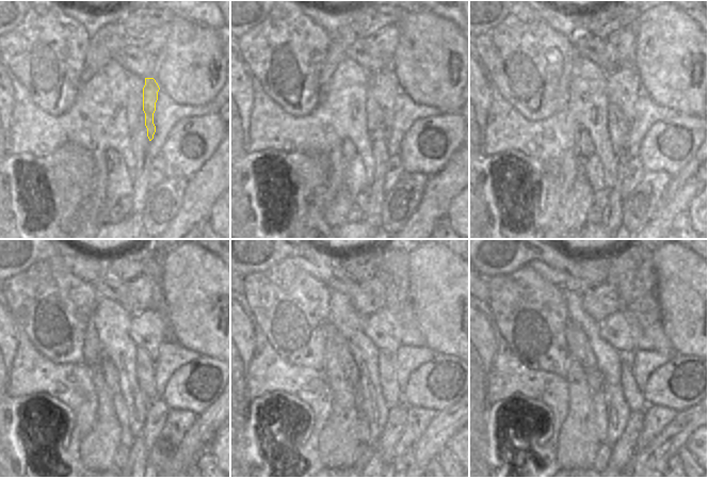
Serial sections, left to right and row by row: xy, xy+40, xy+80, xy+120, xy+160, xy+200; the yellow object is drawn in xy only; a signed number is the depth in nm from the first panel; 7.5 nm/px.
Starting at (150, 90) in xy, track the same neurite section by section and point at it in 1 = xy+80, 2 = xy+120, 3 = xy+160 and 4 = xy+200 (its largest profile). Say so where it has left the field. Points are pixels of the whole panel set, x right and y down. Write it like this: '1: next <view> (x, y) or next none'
1: next xy+80 (624, 88)
2: next xy+120 (147, 329)
3: next xy+160 (380, 327)
4: next xy+200 (614, 329)

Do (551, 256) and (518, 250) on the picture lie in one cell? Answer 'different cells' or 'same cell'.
same cell

